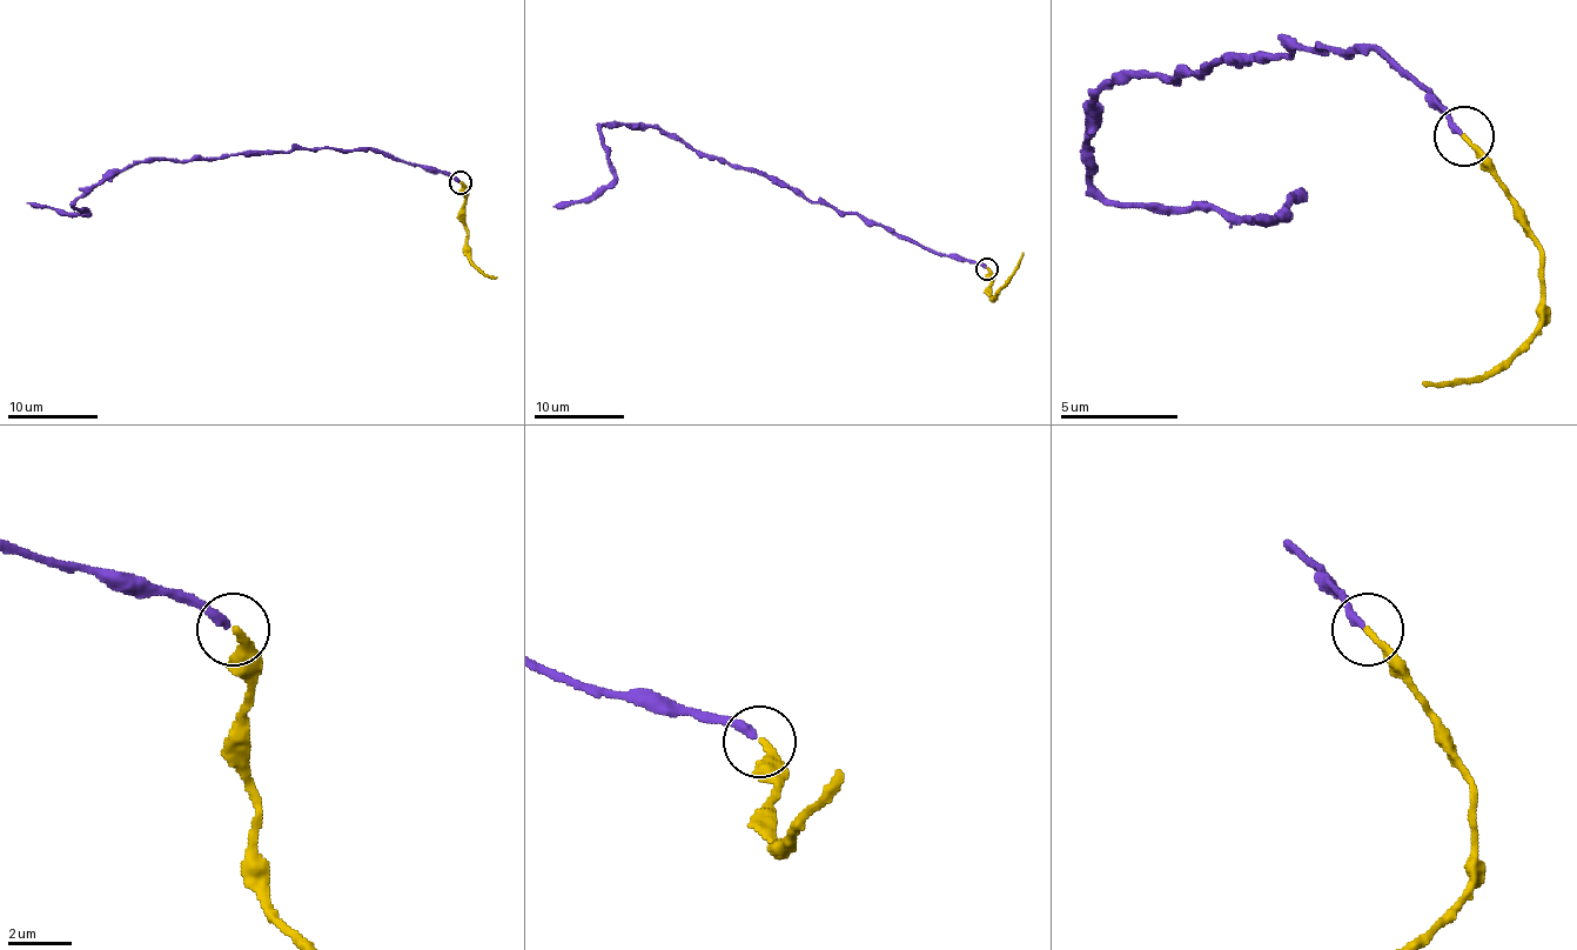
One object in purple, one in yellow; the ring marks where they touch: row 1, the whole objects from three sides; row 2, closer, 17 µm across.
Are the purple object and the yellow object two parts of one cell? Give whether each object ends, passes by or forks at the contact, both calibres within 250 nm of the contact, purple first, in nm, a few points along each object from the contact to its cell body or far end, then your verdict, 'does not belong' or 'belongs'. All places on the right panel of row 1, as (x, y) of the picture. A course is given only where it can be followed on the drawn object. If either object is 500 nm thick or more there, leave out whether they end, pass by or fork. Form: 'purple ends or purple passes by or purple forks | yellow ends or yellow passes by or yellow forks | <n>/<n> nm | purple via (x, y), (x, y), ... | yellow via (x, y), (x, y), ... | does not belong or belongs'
purple ends | yellow ends | 280/240 nm | purple via (1460, 134), (1382, 52), (1323, 46), (1128, 75), (1093, 99), (1087, 175), (1122, 205), (1270, 218), (1300, 187) | yellow via (1465, 134), (1530, 241), (1542, 253), (1542, 323), (1489, 370), (1424, 382) | belongs

